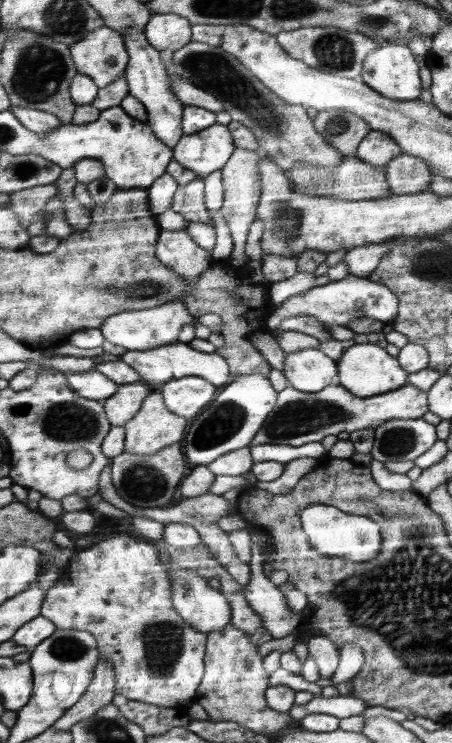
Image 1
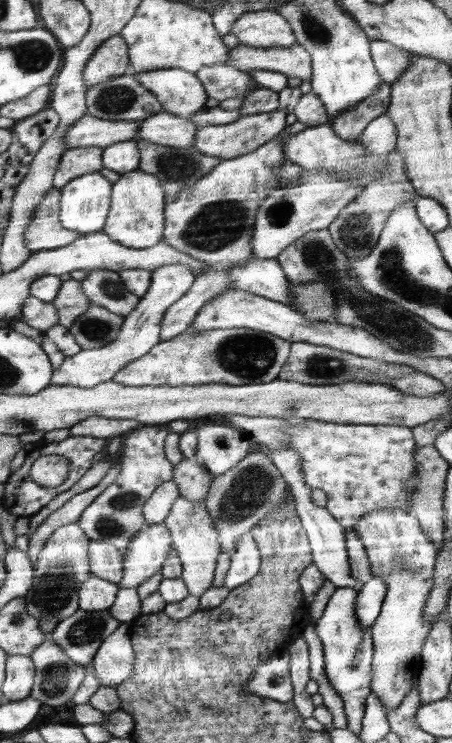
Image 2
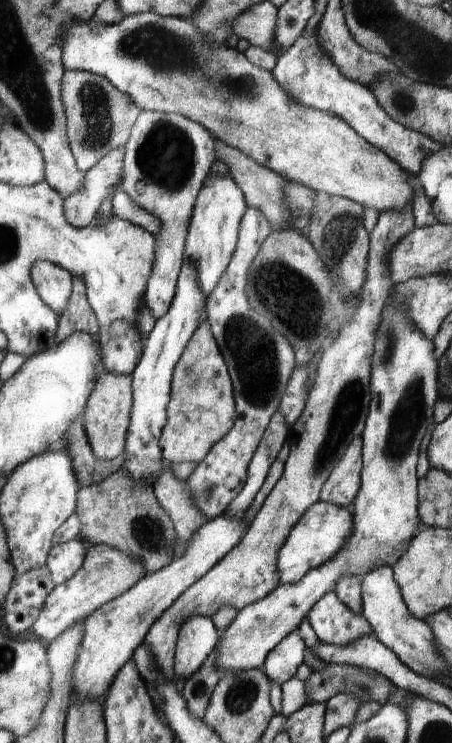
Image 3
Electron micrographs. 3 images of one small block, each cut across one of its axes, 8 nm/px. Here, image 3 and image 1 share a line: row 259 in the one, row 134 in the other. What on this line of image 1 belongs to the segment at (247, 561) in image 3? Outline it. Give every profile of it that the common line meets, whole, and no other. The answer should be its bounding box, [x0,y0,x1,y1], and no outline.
[355,131,402,167]

